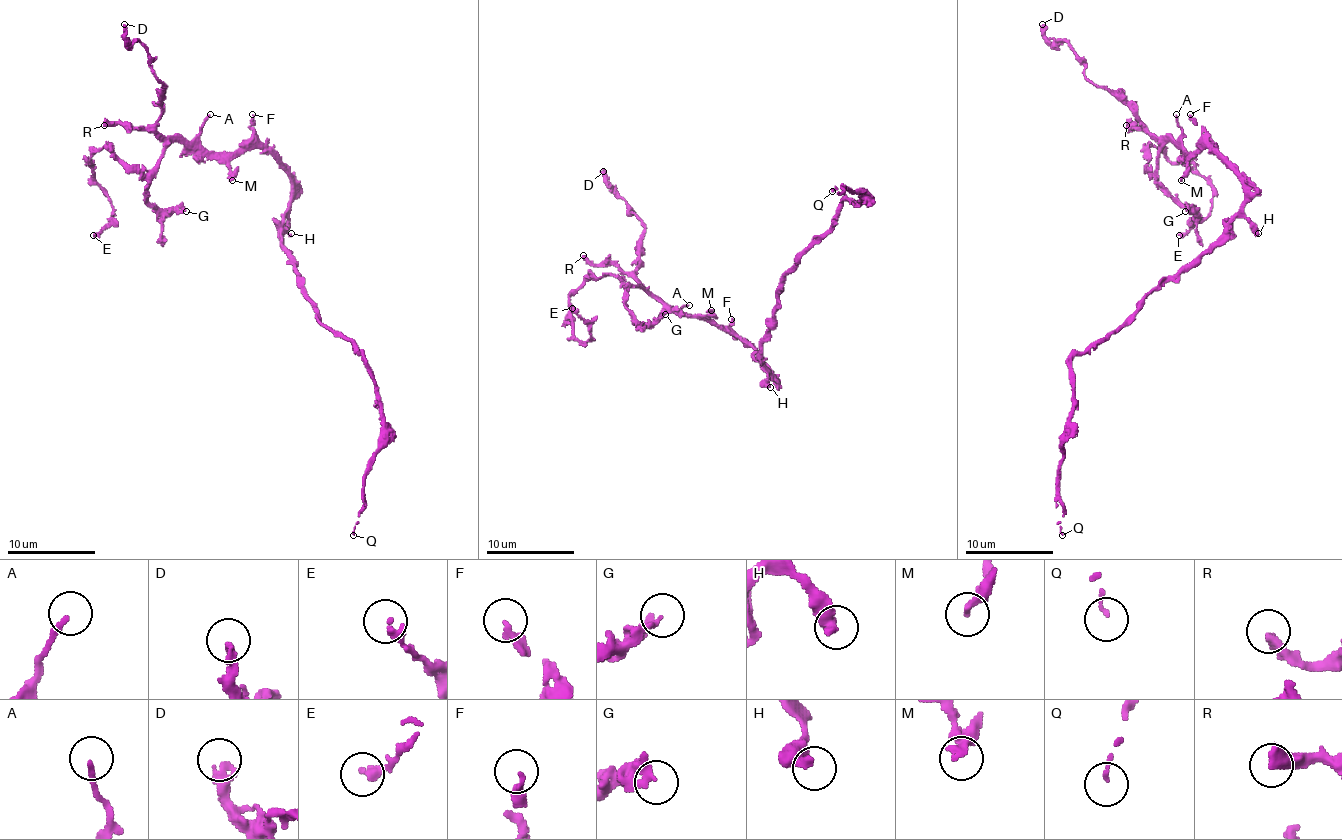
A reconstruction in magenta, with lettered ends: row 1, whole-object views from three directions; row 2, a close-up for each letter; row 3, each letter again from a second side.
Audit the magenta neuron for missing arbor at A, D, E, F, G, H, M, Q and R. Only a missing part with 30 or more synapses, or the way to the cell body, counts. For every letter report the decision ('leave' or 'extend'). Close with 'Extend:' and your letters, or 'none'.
A: leave
D: leave
E: leave
F: leave
G: leave
H: leave
M: leave
Q: leave
R: leave
Extend: none

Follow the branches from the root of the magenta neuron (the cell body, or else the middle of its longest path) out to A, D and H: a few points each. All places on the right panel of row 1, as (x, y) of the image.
A: (1238, 213), (1245, 198), (1245, 182), (1209, 147), (1196, 152), (1185, 149), (1176, 114)
D: (1238, 213), (1245, 182), (1209, 147), (1181, 152), (1157, 138), (1042, 24)
H: (1238, 213), (1258, 233)

